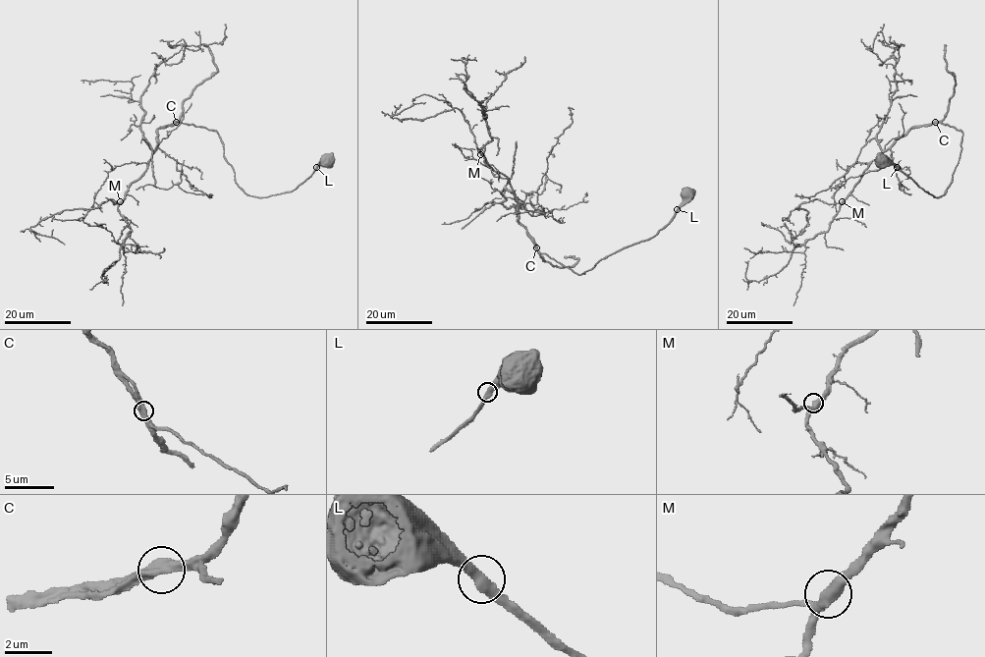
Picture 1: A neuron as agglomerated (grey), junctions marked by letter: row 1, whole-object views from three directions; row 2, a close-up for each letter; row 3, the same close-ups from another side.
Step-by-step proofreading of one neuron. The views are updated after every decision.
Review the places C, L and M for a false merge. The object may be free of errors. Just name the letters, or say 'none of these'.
none of these

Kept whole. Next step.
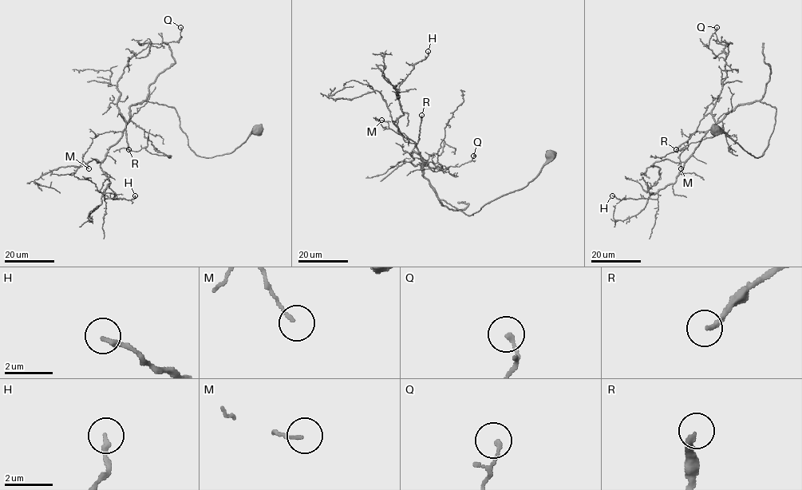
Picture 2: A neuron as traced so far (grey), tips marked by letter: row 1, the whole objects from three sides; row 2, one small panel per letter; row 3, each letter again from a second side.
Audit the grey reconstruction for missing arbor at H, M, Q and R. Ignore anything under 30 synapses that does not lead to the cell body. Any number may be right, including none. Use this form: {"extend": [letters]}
{"extend": []}

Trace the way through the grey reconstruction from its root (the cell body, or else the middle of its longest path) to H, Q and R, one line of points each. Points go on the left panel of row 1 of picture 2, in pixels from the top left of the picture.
H: (254, 131), (230, 153), (202, 157), (174, 108), (132, 104), (100, 167), (109, 182), (104, 199), (135, 195)
Q: (254, 131), (202, 157), (174, 108), (144, 100), (124, 120), (127, 61), (178, 42), (180, 27)
R: (254, 131), (230, 153), (202, 157), (174, 108), (144, 100), (128, 121), (120, 113), (128, 149)

